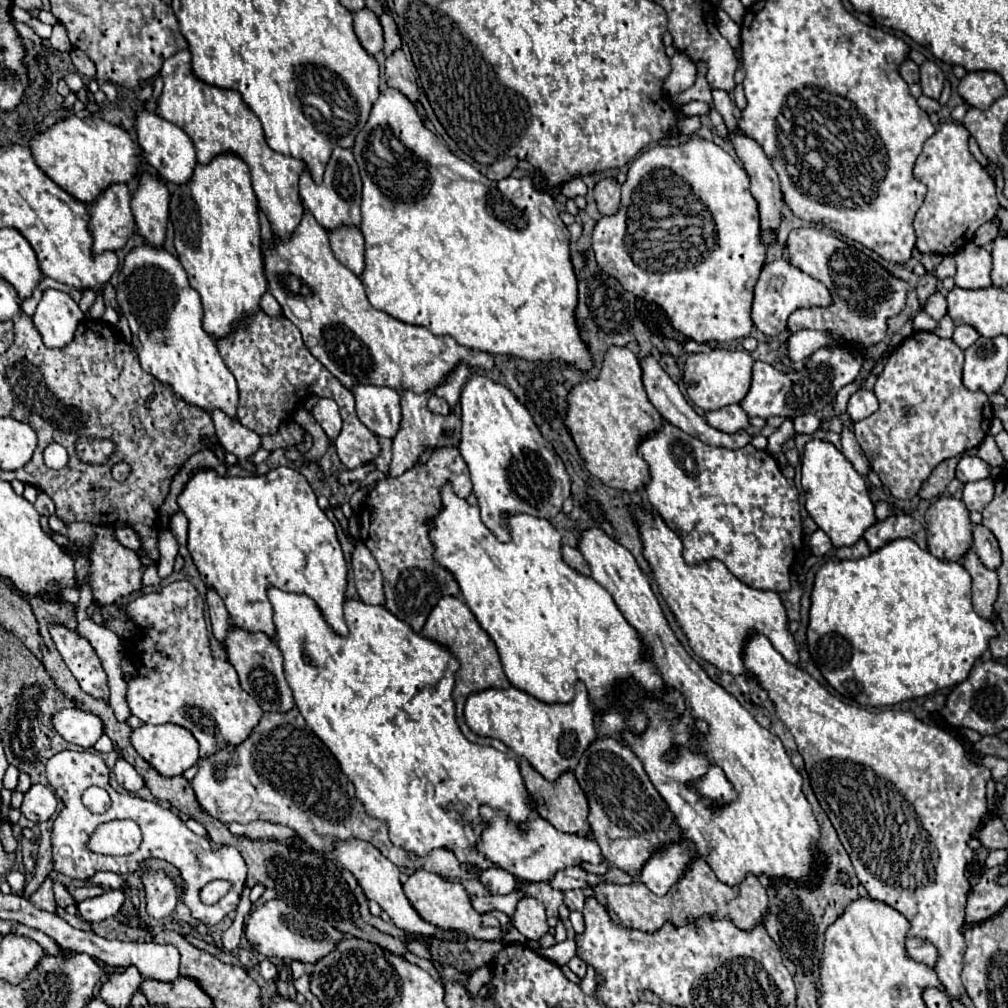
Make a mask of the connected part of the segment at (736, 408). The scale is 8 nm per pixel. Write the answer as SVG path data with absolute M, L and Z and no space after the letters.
M731 404L731 406L725 406L721 410L707 412L705 416L713 428L717 428L725 434L735 434L739 430L749 428L749 416L745 414L745 410L739 404Z

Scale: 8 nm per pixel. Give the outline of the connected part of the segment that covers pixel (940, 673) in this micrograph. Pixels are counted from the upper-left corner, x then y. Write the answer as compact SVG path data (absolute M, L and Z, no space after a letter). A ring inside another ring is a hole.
M909 538L889 542L889 546L883 546L881 550L877 550L877 554L871 552L867 558L861 558L861 560L827 562L817 572L815 588L813 588L813 594L811 594L811 616L809 616L809 628L807 628L807 646L809 646L813 662L817 664L817 668L825 676L825 680L839 694L843 694L847 698L853 698L861 706L891 706L891 704L897 704L897 702L905 702L905 700L911 700L911 698L921 698L921 696L933 694L935 690L953 688L953 686L961 684L969 676L975 660L989 648L989 642L995 636L997 636L997 630L995 630L993 622L989 618L979 616L971 606L971 576L963 568L963 564L937 560L927 550L921 550L915 542L909 542Z

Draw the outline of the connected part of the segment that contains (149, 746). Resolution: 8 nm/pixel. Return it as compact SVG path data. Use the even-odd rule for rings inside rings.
M175 724L139 726L131 734L131 744L139 752L139 756L143 756L143 760L147 764L151 764L165 778L183 774L187 768L191 768L199 760L199 754L197 754L199 744L197 744L197 740L193 738L193 734L189 730L185 730L183 726L175 726Z

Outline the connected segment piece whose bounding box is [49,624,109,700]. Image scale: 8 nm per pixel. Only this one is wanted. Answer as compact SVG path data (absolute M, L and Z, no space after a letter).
M53 626L49 628L51 638L55 640L55 646L59 654L63 656L67 668L71 674L79 680L83 692L93 694L95 698L107 700L109 688L107 688L107 676L103 672L103 666L91 648L91 644L81 638L77 632L71 632L63 626Z

